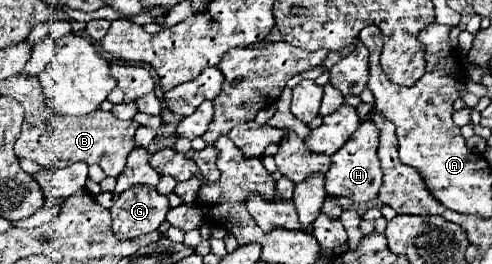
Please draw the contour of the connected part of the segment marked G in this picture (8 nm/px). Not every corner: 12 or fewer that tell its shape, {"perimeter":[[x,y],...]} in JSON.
{"perimeter":[[134,186],[110,208],[112,230],[132,240],[158,230],[170,206],[152,186]]}

